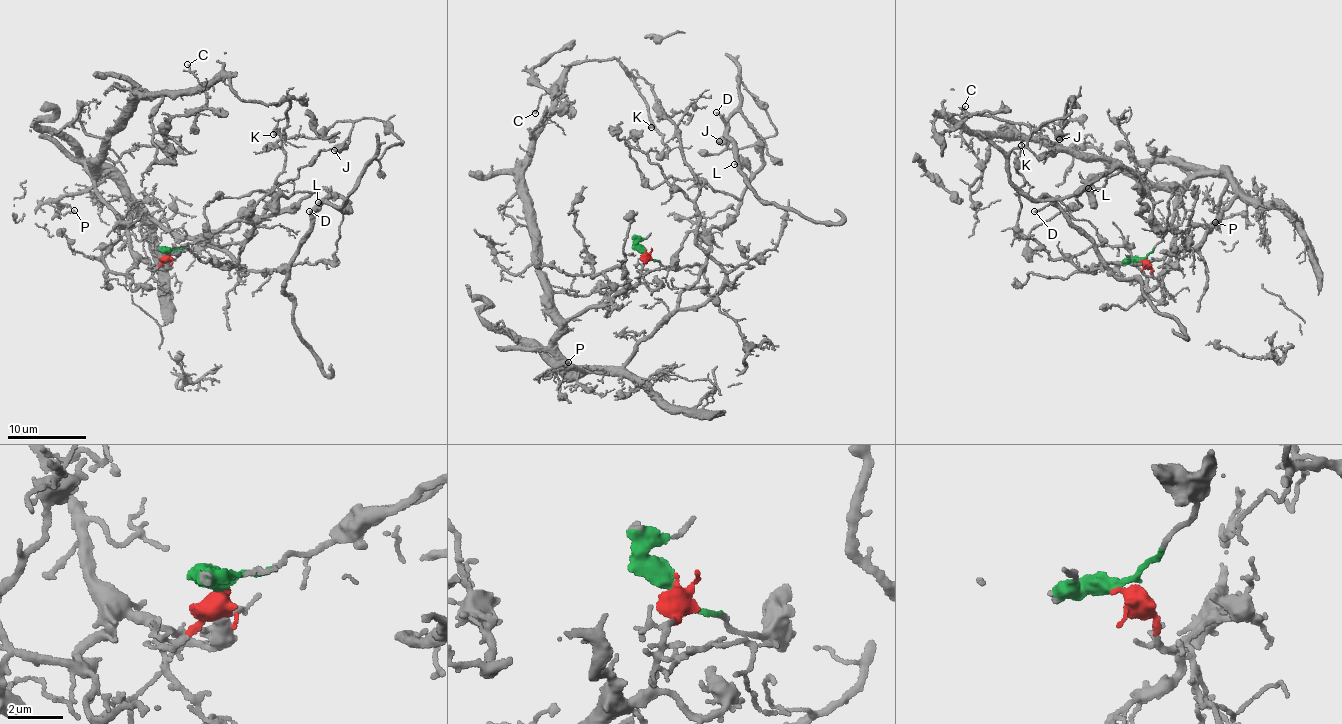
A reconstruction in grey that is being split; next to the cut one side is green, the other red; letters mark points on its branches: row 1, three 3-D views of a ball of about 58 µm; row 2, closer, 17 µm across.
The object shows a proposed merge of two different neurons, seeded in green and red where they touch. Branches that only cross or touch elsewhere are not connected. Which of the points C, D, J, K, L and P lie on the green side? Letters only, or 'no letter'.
D, J, L

